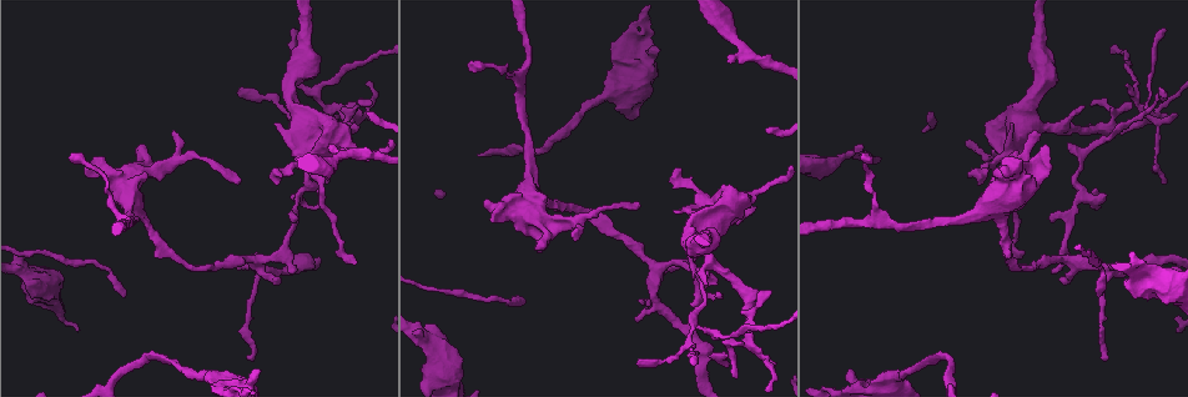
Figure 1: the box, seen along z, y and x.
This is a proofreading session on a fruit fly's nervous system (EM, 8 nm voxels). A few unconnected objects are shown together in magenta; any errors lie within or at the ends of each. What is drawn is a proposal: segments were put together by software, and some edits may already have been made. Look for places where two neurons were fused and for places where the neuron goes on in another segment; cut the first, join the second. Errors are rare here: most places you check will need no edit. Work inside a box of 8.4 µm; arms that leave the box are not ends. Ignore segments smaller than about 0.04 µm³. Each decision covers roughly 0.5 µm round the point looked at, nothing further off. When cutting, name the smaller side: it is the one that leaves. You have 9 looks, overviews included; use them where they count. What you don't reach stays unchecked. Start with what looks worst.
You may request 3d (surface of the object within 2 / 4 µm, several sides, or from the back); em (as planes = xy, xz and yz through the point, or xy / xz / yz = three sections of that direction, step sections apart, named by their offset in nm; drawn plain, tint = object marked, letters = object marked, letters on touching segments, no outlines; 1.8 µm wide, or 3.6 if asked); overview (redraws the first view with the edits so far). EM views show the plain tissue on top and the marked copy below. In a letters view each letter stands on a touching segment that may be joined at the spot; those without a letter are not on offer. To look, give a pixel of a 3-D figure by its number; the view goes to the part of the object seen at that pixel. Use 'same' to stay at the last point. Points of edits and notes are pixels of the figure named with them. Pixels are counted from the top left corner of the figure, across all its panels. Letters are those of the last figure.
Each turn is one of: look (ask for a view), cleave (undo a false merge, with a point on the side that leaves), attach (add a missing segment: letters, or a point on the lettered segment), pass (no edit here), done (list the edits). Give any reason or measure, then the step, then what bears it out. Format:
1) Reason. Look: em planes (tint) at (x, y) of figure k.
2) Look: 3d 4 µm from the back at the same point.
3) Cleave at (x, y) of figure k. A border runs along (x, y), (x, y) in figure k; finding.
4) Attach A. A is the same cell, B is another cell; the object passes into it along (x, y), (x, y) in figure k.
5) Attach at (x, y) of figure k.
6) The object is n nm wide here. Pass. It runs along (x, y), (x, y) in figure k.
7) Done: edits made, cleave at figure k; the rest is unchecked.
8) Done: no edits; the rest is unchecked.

Branch stops here. Look: em planes (letters) at (259, 372) of figure 1.

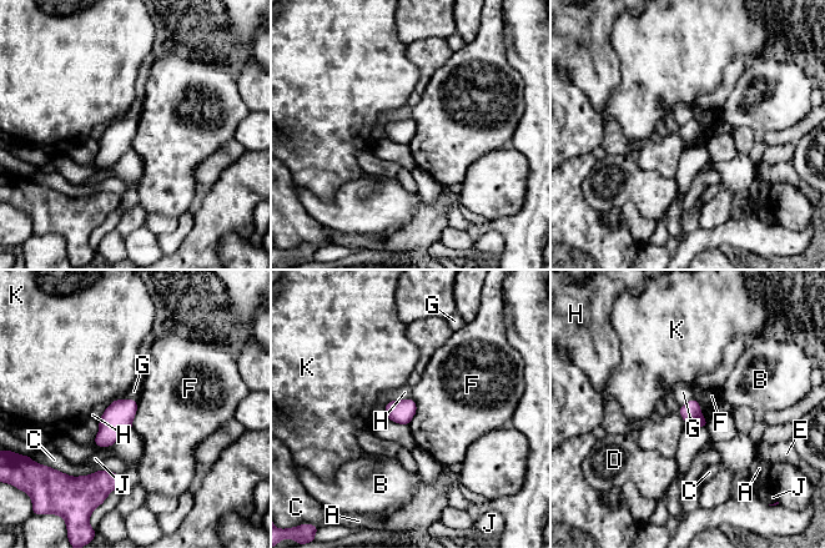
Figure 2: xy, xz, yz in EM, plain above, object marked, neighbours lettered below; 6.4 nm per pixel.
Pass. A, B, C, D, E, F, G, H, J and K are other cells; a border runs along (411, 397), (416, 413), (408, 423) in figure 2; no lettered segment goes on from it.

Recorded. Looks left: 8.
Thin neck. Look: em planes (letters) at (733, 340) of figure 1.

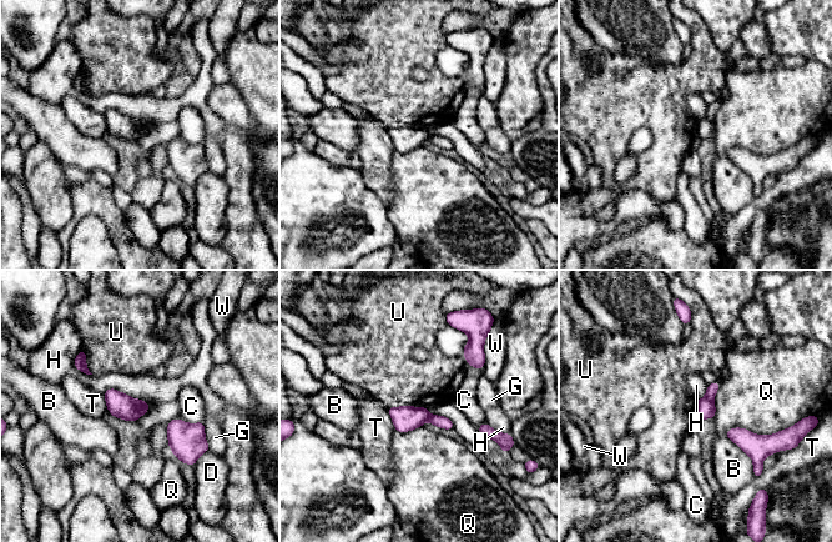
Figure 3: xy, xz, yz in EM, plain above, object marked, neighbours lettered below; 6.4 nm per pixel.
Cleave at (705, 408) of figure 3. B, C, D, G, H, Q, T, U and W are other cells; a border runs along (705, 396), (712, 401) in figure 3; two neurons meet here.

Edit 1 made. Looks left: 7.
Look: overview.

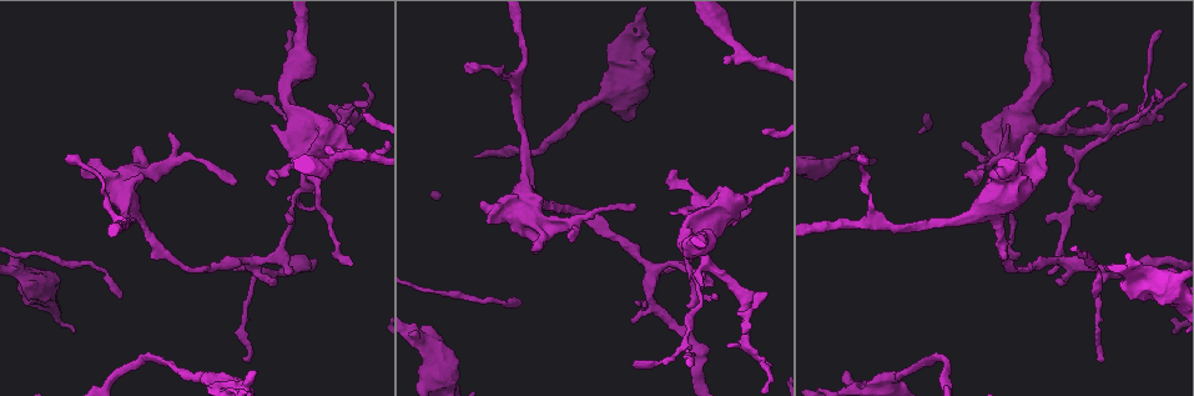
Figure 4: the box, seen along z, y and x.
Calibre changes. Look: 3d 4 µm at (38, 280) of figure 4.

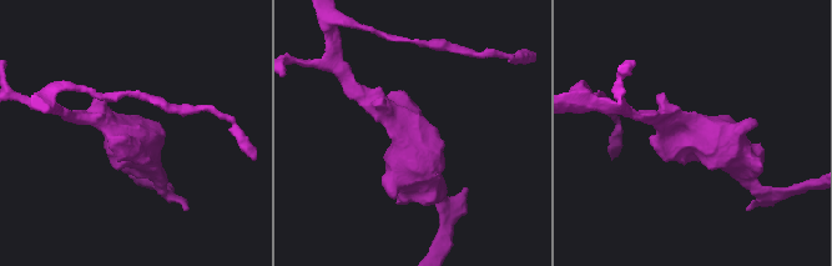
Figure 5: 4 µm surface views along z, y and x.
Need the tissue. Look: em 3.6 µm yz step 16 (tint) at (132, 135) of figure 5.

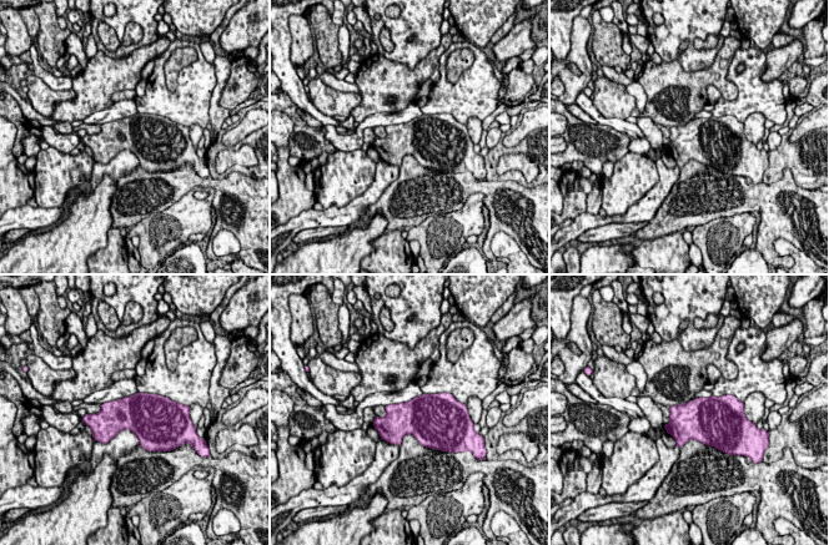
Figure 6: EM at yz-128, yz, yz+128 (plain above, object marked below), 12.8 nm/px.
Look: em 3.6 µm xy step 4 (letters) at the same point.

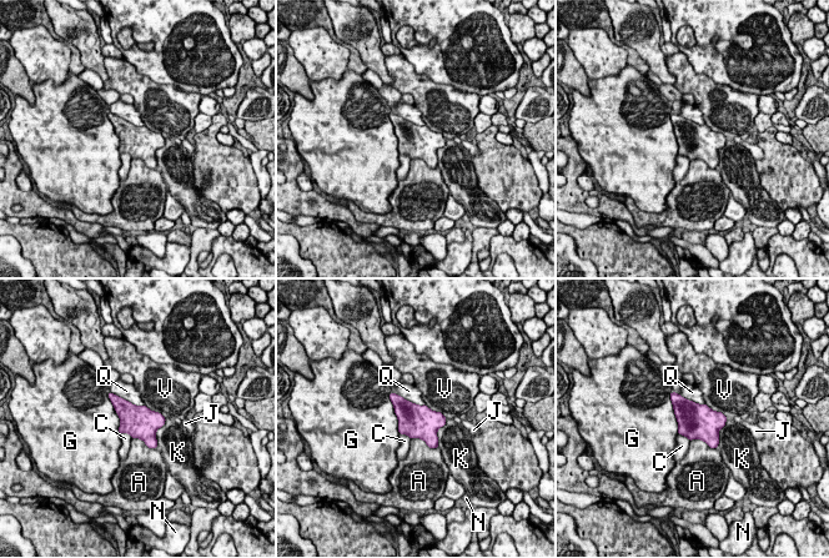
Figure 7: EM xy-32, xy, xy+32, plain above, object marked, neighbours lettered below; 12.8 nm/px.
Pass. A, C, G, J, K, N, Q and V are other cells; a border runs along (390, 392), (400, 433) in figure 7; all the same neuron.

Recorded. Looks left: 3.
Look: em planes (tint) at (327, 149) of figure 4.

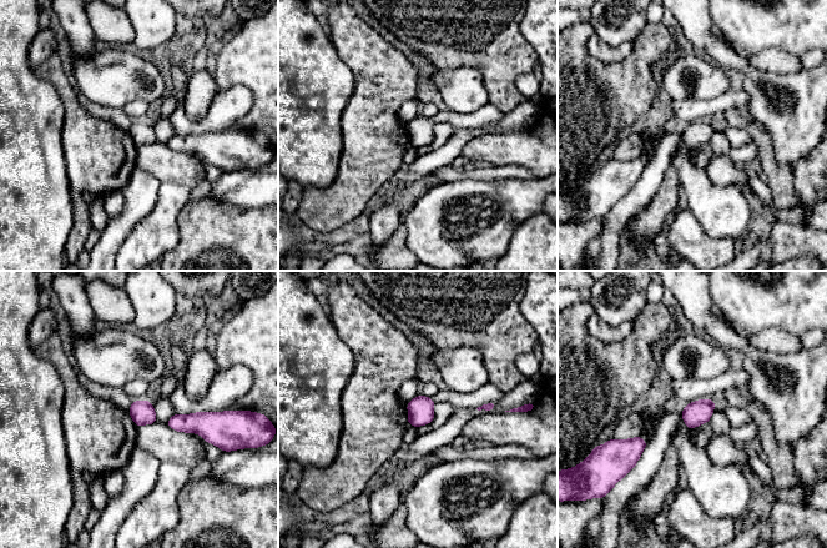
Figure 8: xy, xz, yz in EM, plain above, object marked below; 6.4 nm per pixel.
What lies round it. Look: em planes (letters) at the same point.

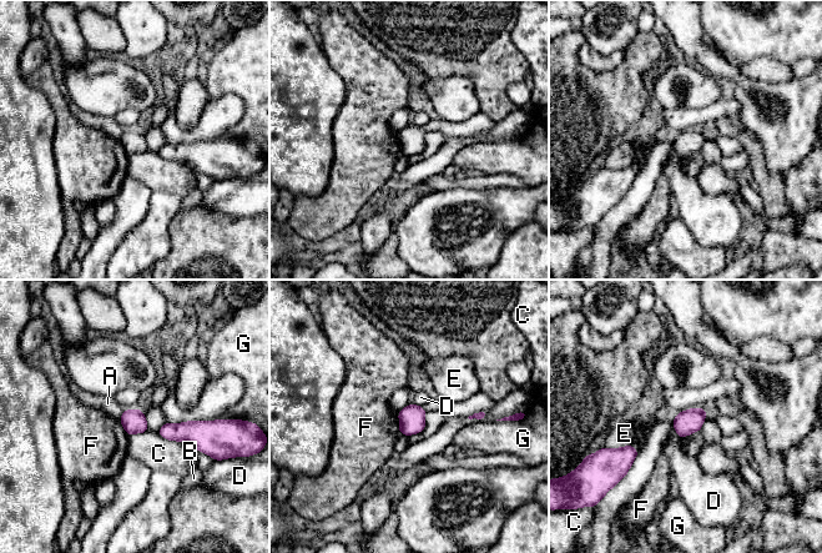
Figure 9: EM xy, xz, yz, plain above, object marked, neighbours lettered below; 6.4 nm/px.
Pass. A, B, C, D, E, F and G are other cells; a border runs along (125, 410), (119, 418) in figure 9; none of them fits.

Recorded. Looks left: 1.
Done: edits made, cleave at figure 3; the rest is unchecked.

